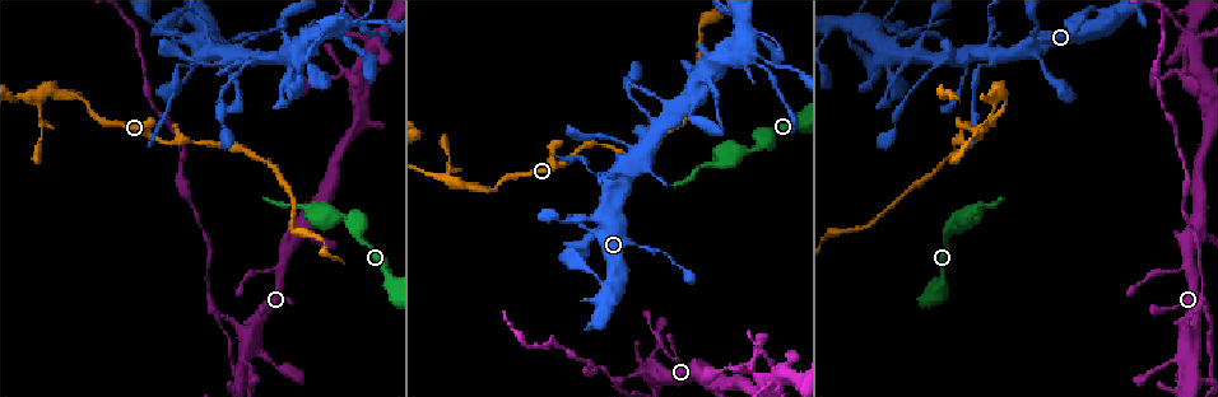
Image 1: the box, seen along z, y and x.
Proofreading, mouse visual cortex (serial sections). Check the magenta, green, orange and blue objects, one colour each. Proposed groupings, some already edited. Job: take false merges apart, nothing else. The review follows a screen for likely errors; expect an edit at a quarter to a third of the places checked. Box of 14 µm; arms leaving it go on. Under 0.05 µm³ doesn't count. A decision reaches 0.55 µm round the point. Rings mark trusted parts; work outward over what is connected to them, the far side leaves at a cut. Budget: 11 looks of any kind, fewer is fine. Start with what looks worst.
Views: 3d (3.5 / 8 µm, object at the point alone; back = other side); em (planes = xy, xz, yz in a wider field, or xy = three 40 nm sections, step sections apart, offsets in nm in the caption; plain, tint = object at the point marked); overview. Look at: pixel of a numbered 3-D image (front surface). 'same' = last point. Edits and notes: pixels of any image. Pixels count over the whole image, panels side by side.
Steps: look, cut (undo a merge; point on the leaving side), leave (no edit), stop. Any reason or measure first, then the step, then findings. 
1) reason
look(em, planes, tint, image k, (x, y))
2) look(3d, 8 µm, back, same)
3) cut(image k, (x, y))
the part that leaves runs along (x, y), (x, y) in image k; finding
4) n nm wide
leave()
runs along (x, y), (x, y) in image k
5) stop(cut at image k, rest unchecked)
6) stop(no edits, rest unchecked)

narrows sharply
look(3d, 3.5 µm, image 1, (634, 374))

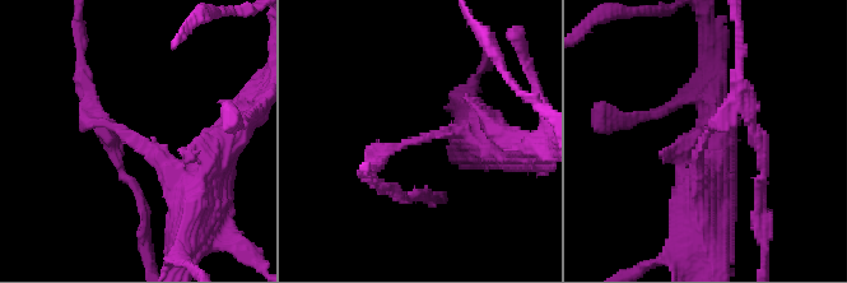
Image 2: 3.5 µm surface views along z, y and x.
arms of 200, 400 nm
look(em, xy, step 3, tint, image 2, (704, 145))

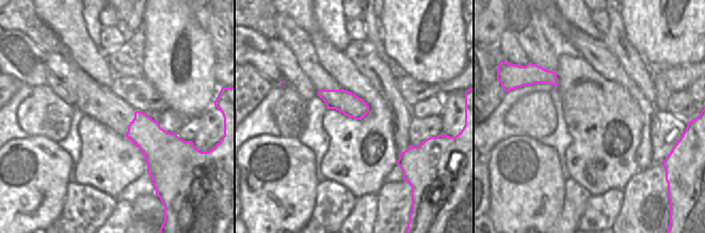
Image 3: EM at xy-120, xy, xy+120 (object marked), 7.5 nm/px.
another direction
look(em, xy, step 5, tint, same)

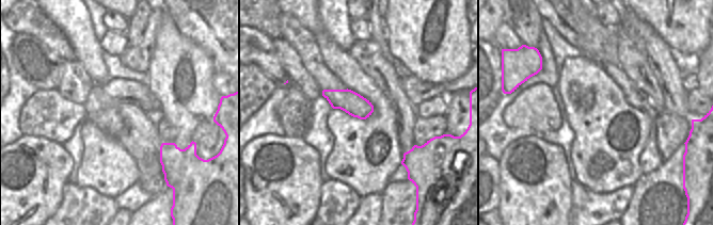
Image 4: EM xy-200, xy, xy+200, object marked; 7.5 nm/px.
cut(image 2, (111, 130))
the part that leaves runs along (149, 147), (91, 119), (79, 75) in image 2; two cells meet here

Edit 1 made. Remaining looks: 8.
sharp bend
look(3d, 8 µm, back, image 1, (40, 95))

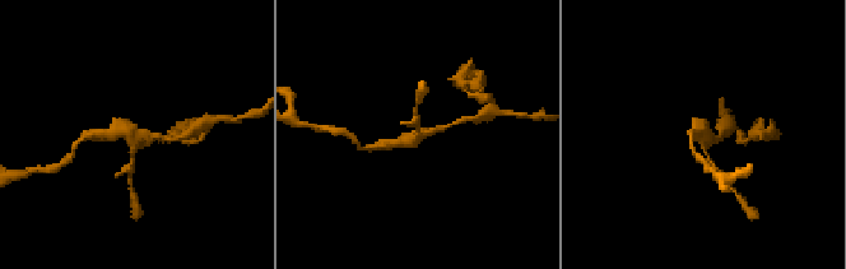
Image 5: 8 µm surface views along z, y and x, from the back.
need the tissue
look(em, xy, step 2, tint, image 5, (418, 137))

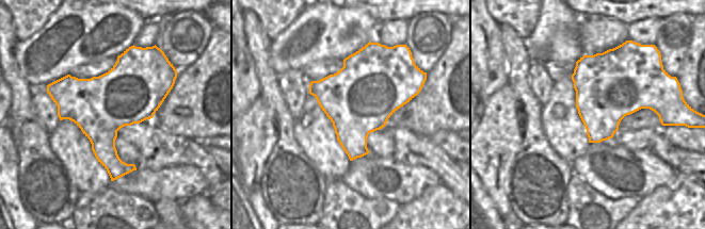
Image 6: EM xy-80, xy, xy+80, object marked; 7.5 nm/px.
leave()
runs along (98, 134), (133, 139), (130, 170) in image 5; continuous, no second cell

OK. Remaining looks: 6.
thick turns thin
look(3d, 8 µm, image 1, (719, 164))

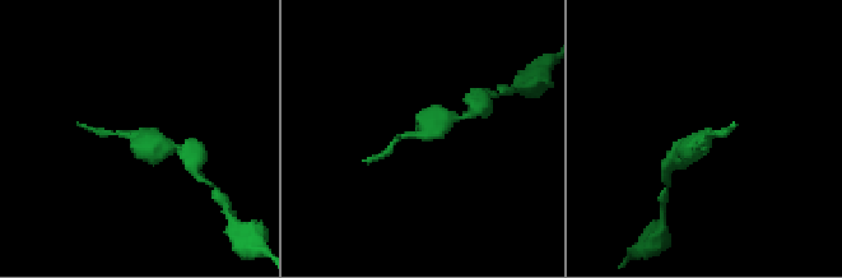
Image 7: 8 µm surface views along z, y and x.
look(3d, 3.5 µm, image 7, (421, 135))

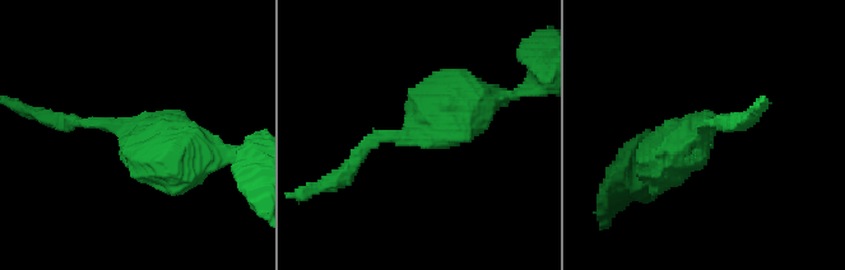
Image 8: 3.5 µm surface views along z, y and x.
now the EM
look(em, xy, step 3, tint, image 8, (707, 128))

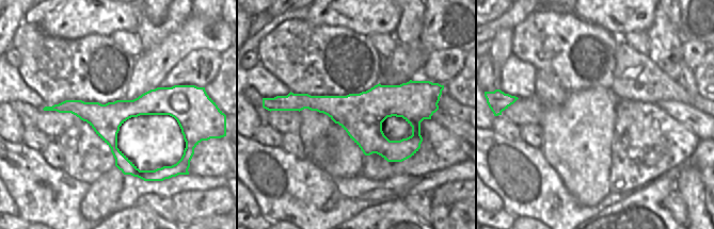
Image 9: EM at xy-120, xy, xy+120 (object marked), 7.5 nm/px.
leave()
runs along (286, 102), (413, 105), (427, 116) in image 9; all the same cell

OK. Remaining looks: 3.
four or more arms meet
look(3d, 3.5 µm, image 1, (602, 177))

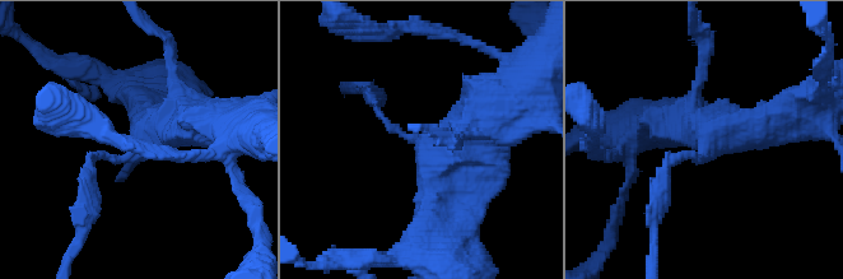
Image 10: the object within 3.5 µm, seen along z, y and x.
shape alone is not enough
look(em, xy, step 3, tint, image 10, (708, 147))

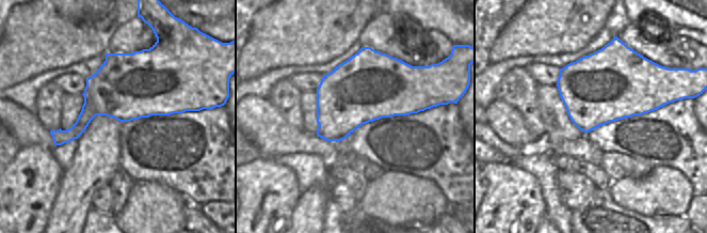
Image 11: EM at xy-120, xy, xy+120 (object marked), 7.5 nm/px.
leave()
all the same cell

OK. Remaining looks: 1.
stop(cut at image 2, rest unchecked)

